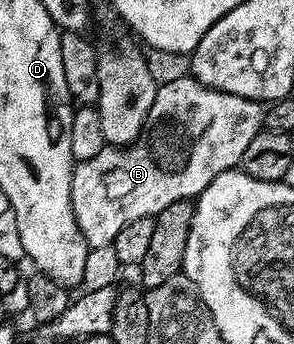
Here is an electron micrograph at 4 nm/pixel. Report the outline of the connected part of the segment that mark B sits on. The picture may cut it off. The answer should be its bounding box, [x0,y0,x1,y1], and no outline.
[70,76,264,247]

